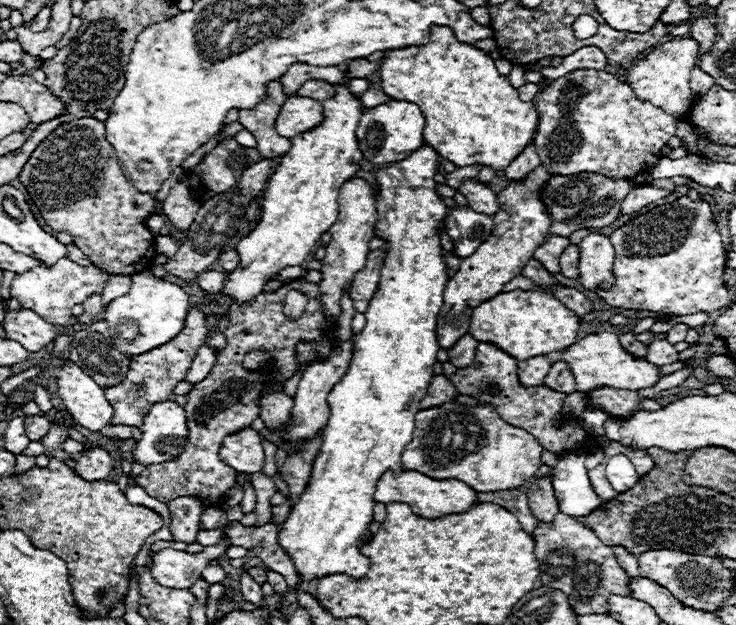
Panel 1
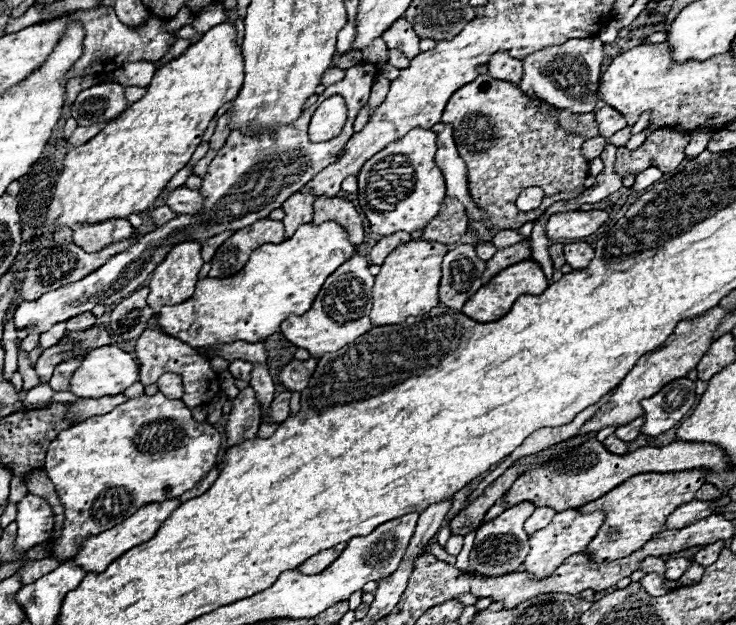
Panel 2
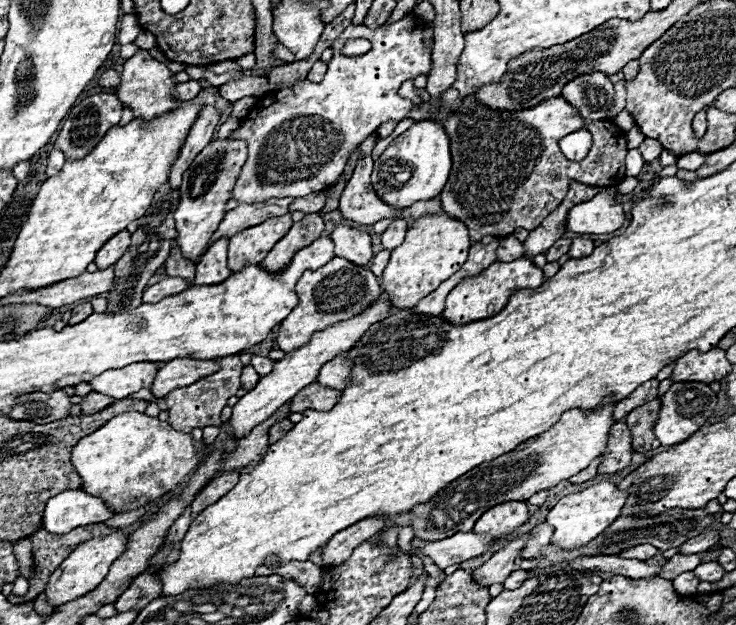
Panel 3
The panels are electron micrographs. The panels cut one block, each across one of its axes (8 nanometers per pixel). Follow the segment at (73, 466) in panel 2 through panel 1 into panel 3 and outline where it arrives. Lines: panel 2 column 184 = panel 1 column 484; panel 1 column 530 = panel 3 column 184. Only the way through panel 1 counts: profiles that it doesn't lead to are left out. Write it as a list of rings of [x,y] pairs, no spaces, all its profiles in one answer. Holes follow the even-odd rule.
[[[126,412],[108,420],[98,432],[82,438],[72,450],[72,464],[82,478],[82,490],[92,496],[100,496],[112,510],[122,514],[122,512],[136,510],[160,498],[162,494],[174,490],[184,478],[194,474],[198,464],[204,460],[206,450],[210,452],[212,444],[204,446],[202,452],[194,452],[190,434],[182,434],[174,430],[168,422],[160,422],[158,418],[152,418],[140,412]]]

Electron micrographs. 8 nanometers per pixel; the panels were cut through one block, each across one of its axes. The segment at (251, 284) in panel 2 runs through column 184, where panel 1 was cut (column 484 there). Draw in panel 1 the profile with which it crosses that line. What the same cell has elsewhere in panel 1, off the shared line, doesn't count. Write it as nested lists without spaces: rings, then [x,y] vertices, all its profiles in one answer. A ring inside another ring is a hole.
[[[512,290],[500,292],[472,310],[470,336],[478,342],[488,342],[510,354],[516,360],[546,356],[550,352],[566,350],[576,344],[580,322],[560,300],[542,290]]]

